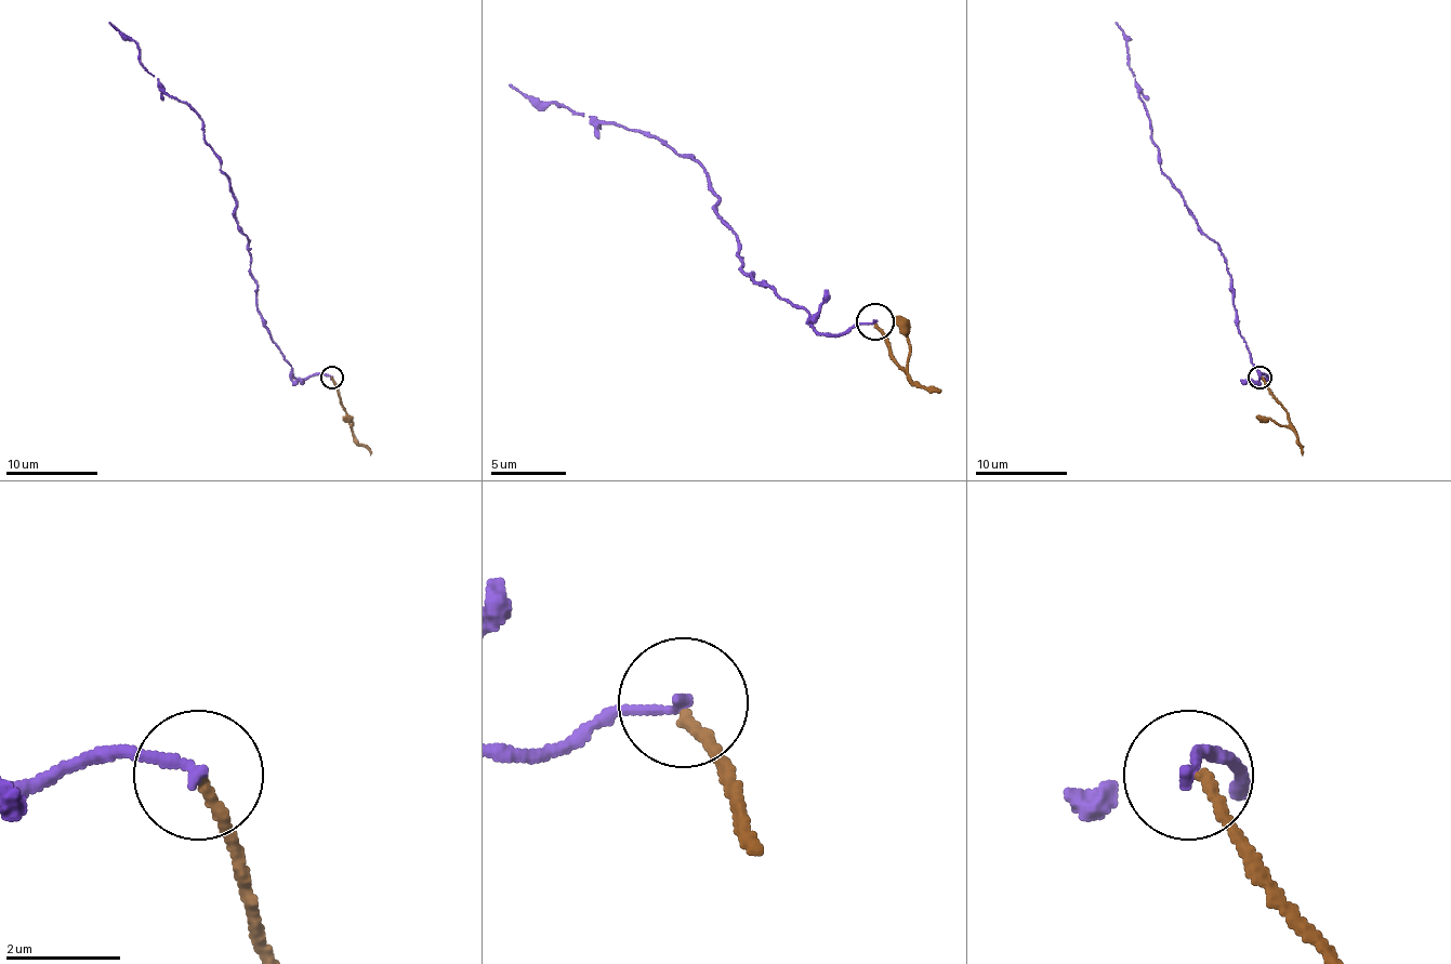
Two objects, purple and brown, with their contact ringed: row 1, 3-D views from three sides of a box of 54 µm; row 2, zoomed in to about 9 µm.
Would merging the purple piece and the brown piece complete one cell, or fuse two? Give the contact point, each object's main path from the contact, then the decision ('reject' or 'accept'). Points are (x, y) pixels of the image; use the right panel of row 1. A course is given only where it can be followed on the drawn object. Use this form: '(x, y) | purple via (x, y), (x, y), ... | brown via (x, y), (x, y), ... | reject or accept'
(1260, 378) | purple via (1261, 377), (1267, 377), (1240, 333), (1226, 258), (1159, 168), (1128, 38), (1116, 22) | brown via (1261, 377), (1269, 395), (1285, 411), (1302, 454) | accept

